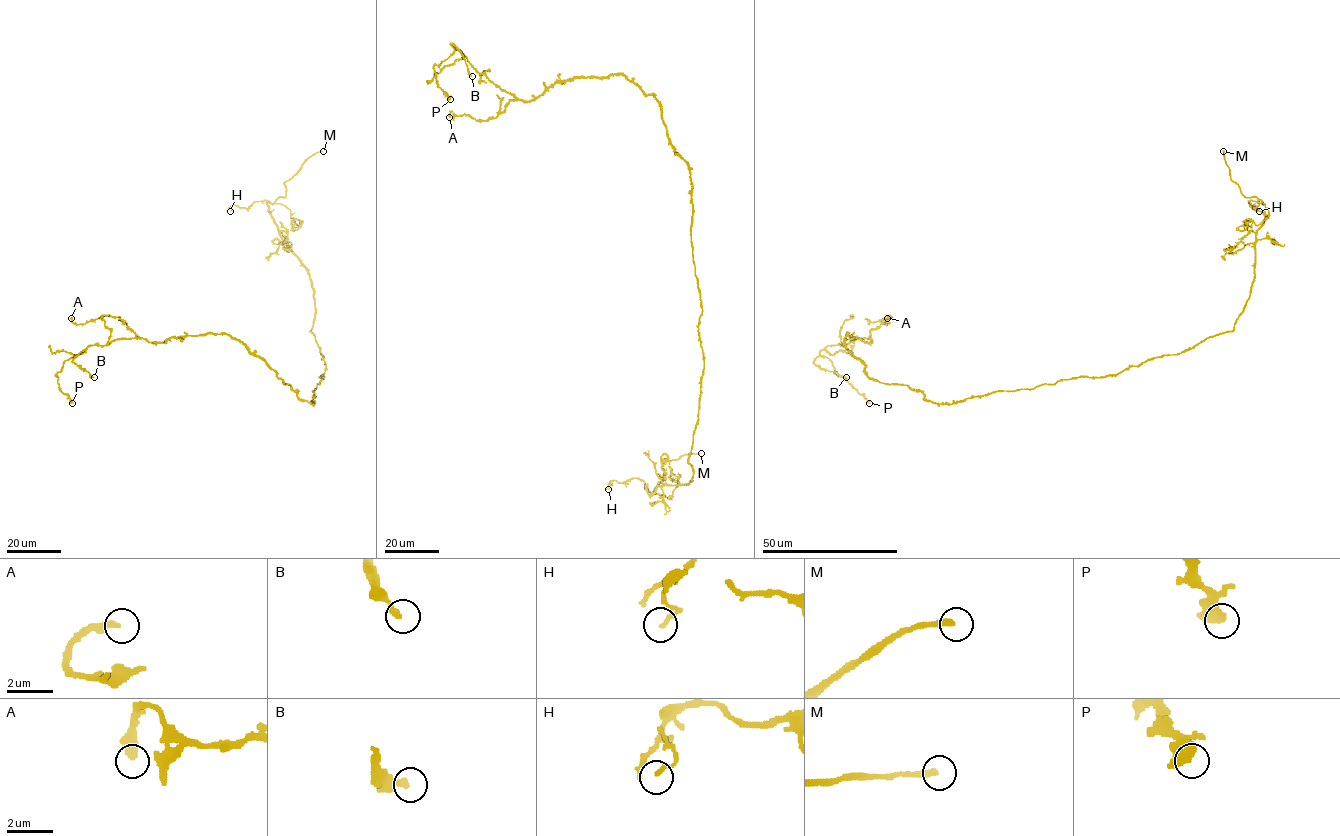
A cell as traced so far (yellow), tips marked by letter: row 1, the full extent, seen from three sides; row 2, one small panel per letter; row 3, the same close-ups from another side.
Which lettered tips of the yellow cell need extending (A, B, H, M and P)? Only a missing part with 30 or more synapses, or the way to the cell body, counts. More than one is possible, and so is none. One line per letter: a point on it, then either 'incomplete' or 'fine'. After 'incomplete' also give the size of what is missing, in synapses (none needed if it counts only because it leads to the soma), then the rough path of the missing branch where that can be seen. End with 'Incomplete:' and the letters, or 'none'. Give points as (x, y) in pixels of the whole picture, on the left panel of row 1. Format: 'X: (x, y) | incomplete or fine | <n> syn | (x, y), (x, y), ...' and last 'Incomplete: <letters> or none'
A: (71, 318) | fine
B: (94, 377) | fine
H: (230, 211) | fine
M: (323, 151) | incomplete | (323, 151), (363, 139), (372, 129)
P: (72, 403) | fine
Incomplete: M

